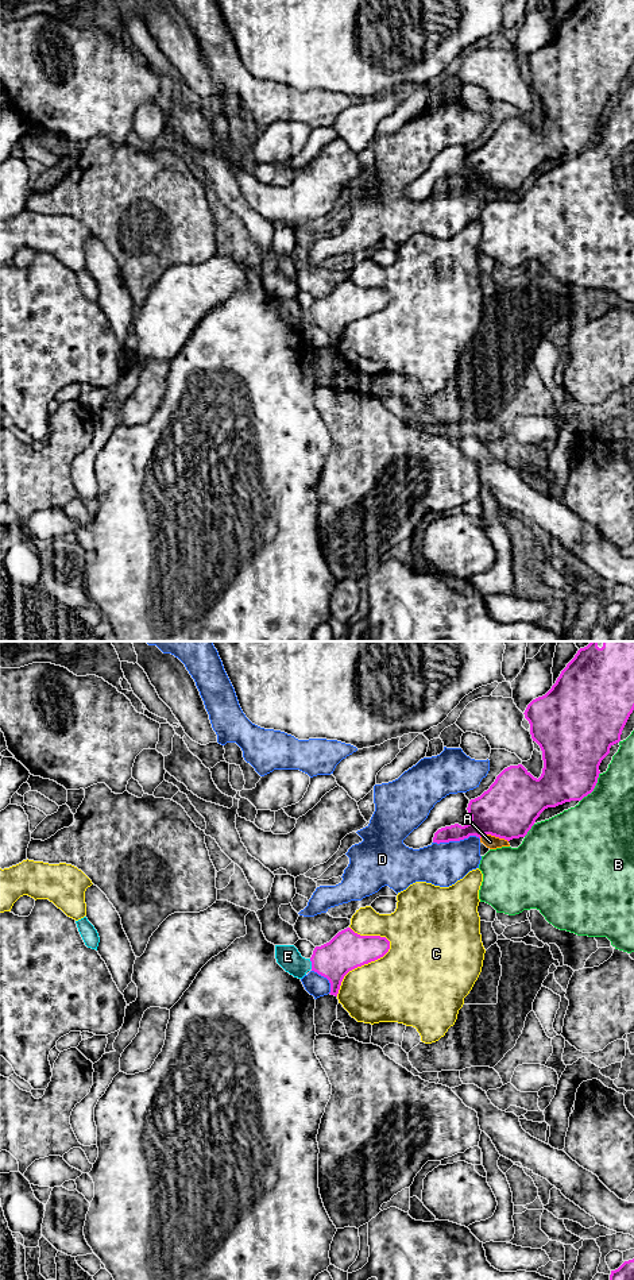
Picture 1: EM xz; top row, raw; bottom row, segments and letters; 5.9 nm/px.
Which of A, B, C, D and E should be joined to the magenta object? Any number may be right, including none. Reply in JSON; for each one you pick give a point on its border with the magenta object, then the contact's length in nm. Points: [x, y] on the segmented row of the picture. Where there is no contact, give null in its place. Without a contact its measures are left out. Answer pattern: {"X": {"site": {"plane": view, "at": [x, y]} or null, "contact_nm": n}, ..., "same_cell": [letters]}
{"E": {"site": {"plane": "xz", "at": [312, 964]}, "contact_nm": 70}, "same_cell": ["E"]}

